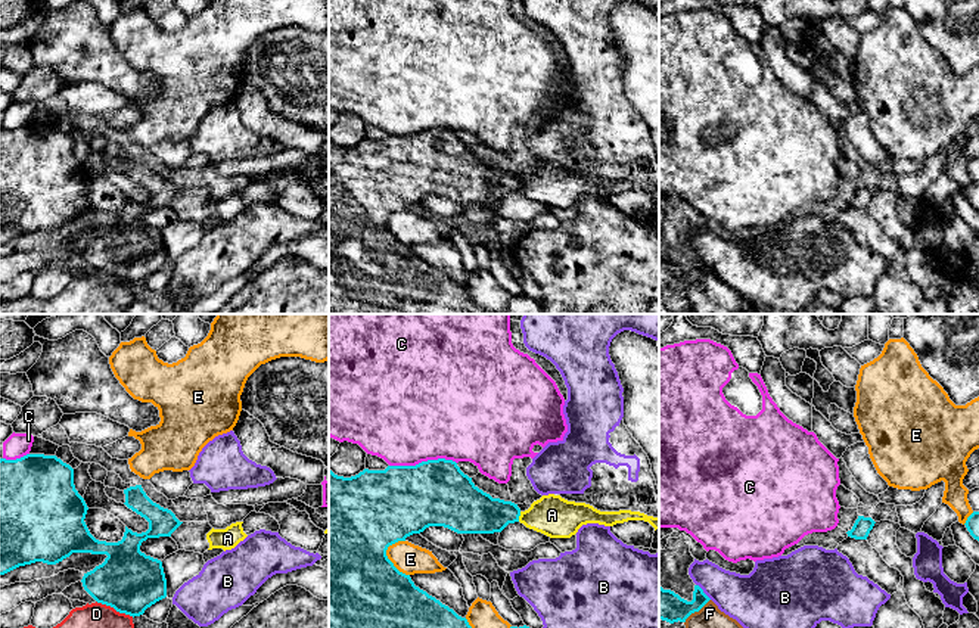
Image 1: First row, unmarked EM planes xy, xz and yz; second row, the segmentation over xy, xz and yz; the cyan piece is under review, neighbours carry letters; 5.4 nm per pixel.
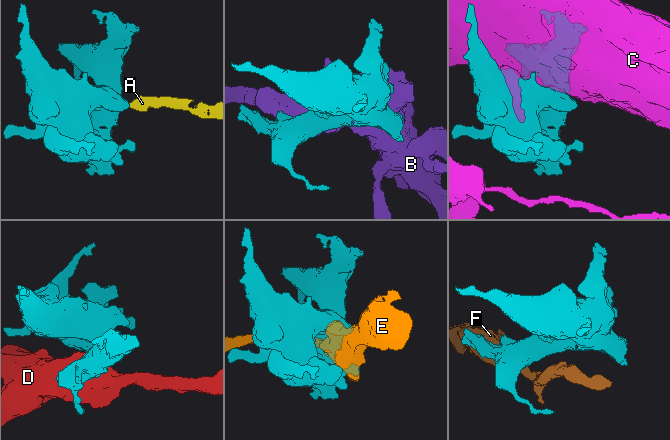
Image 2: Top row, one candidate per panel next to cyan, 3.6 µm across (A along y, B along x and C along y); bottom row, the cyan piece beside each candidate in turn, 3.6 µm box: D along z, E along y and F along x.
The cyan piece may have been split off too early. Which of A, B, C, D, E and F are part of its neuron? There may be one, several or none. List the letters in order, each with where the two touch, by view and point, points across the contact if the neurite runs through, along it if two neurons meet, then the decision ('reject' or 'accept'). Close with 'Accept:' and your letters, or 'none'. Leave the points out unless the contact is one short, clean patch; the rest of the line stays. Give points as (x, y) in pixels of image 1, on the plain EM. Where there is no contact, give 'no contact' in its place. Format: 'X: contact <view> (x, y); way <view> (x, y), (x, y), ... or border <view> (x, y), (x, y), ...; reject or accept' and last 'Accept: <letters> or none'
A: contact xz (519, 185); border xz (521, 182), (518, 190); reject
B: contact yz (702, 261); reject
C: contact xz (422, 131); reject
D: contact xy (115, 279); border xy (96, 270), (133, 286); reject
E: contact xz (388, 229); reject
F: contact yz (696, 280); reject
Accept: none

